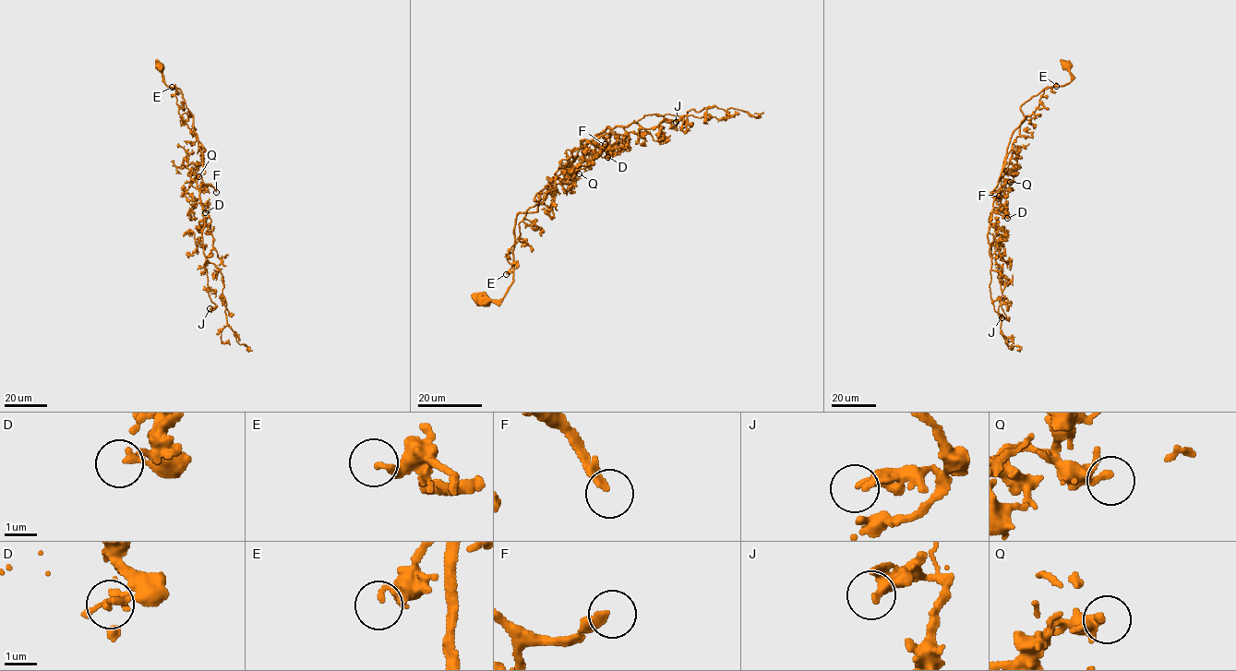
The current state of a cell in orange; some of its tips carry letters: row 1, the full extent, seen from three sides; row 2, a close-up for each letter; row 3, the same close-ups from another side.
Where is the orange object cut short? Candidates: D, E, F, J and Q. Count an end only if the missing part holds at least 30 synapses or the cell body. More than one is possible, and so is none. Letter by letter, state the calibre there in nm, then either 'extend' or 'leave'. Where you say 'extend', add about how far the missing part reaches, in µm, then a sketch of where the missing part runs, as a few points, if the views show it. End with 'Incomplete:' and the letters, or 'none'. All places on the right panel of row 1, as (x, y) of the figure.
D: calibre 180 nm; leave
E: calibre 180 nm; leave
F: calibre 240 nm; extend; missing 30 µm; course (999, 196), (1001, 236), (1010, 244)
J: calibre 320 nm; leave
Q: calibre 190 nm; leave
Incomplete: F

